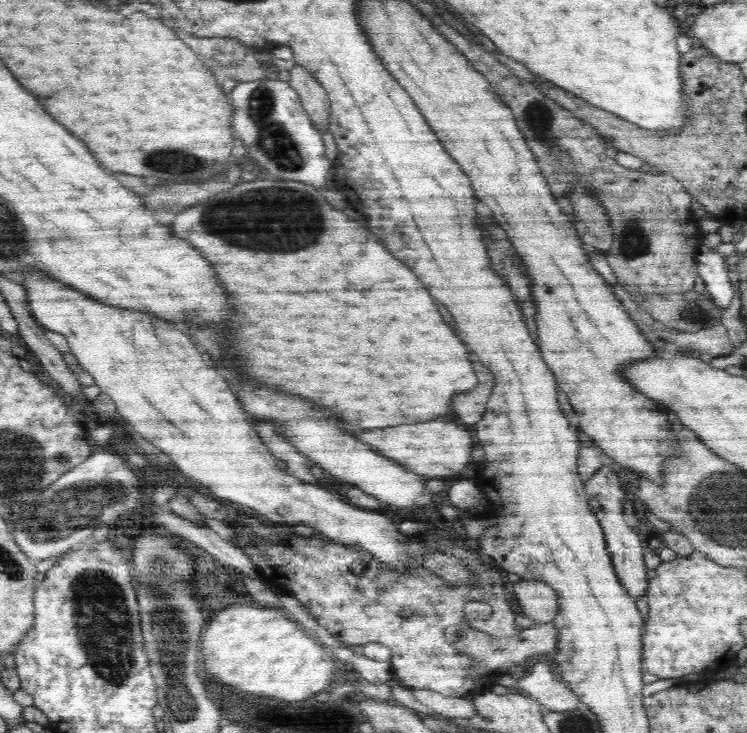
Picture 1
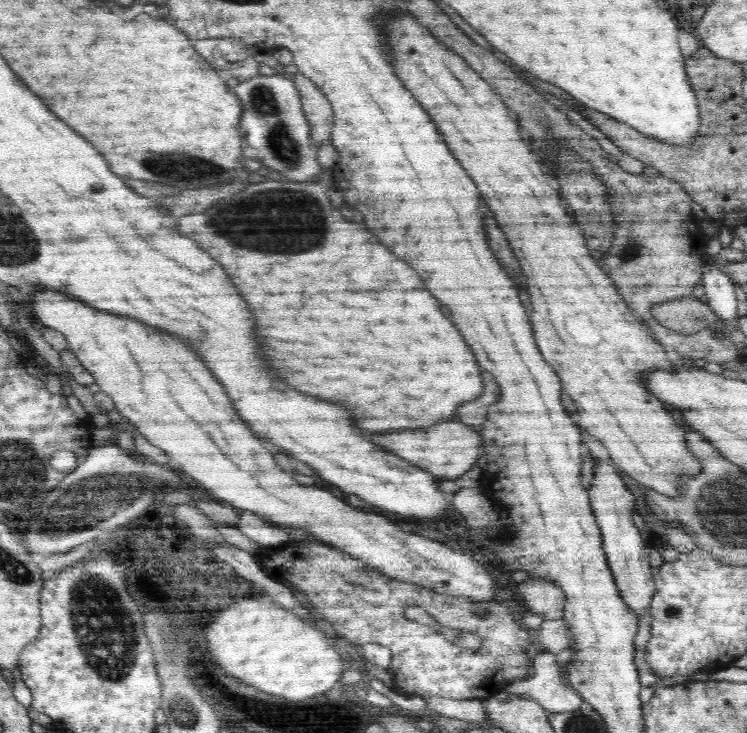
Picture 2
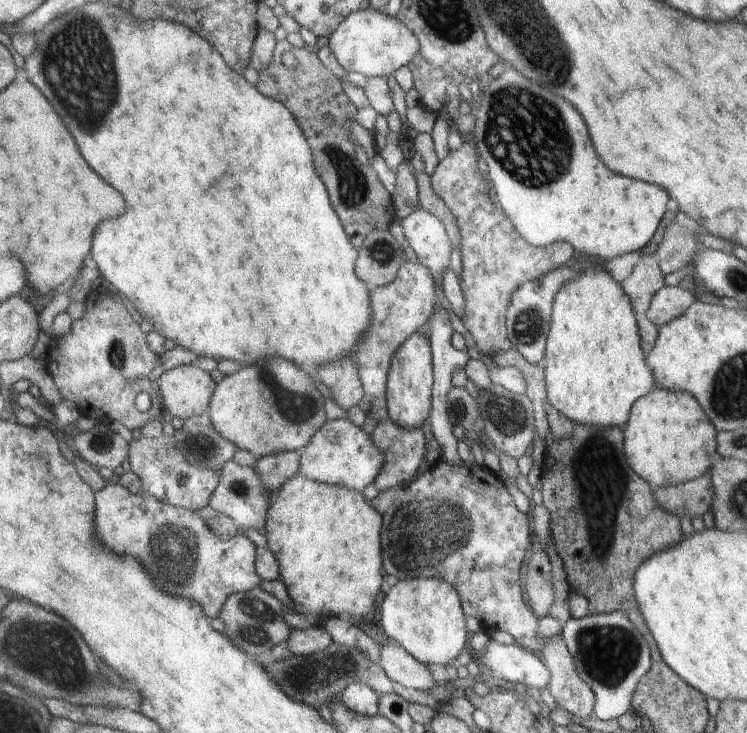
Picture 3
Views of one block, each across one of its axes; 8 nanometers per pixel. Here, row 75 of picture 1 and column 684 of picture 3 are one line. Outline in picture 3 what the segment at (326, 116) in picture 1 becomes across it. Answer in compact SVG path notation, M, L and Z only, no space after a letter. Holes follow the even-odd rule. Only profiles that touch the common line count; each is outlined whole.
M686 284L679 287L664 285L652 297L645 315L659 329L674 318L682 316L696 301L692 289Z

